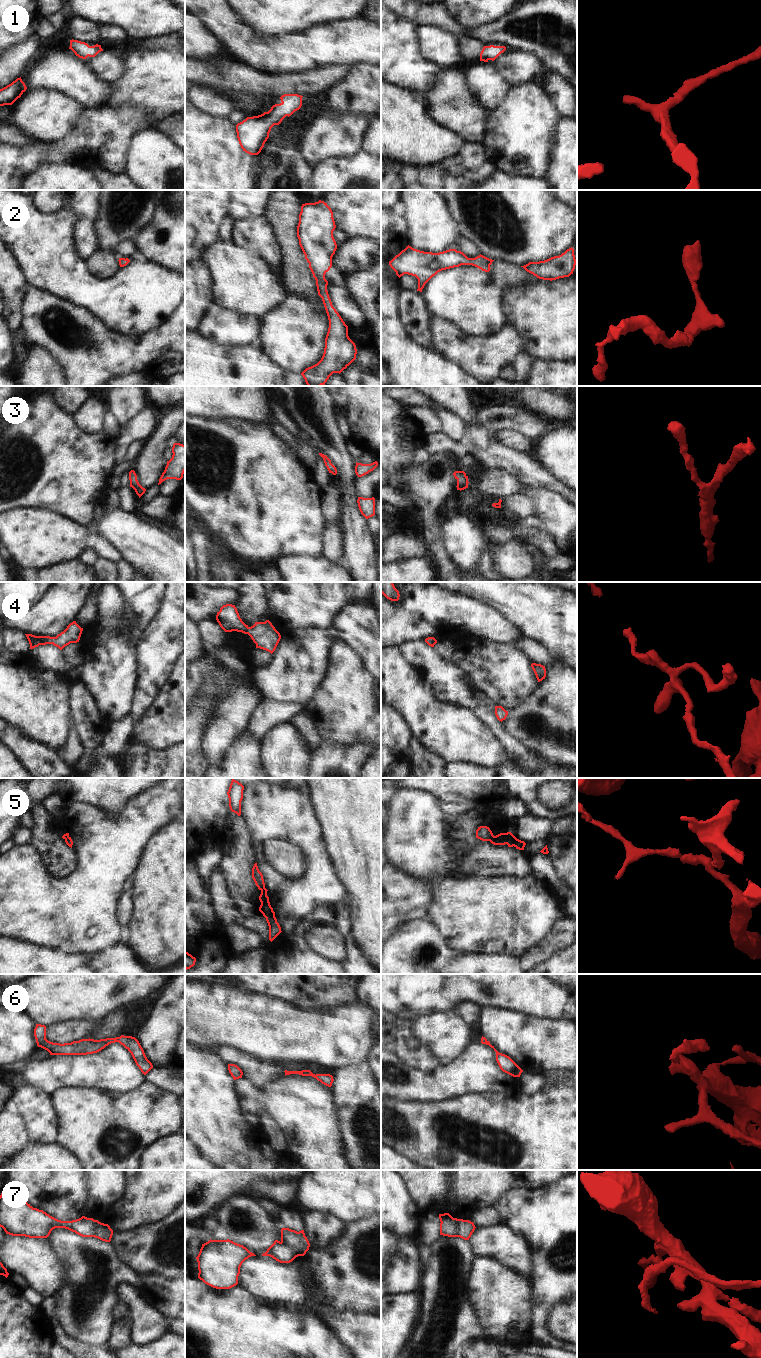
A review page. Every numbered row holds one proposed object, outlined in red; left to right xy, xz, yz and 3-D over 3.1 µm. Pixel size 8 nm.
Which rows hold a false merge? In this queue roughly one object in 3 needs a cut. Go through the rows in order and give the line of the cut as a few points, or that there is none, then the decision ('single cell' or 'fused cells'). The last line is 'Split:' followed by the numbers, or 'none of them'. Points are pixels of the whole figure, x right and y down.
1: no cut; single cell
2: no cut; single cell
3: no cut; single cell
4: no cut; single cell
5: cut in yz along (494, 836), (490, 841); fused cells
6: no cut; single cell
7: cut in xz along (280, 1242), (298, 1255); fused cells
Split: 5, 7

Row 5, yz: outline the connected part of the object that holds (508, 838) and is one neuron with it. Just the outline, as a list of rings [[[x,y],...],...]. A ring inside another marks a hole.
[[[511,832],[500,833],[494,836],[490,842],[494,845],[507,844],[508,847],[514,846],[516,849],[519,849],[519,850],[524,850],[524,847],[526,845],[524,841],[517,839]]]

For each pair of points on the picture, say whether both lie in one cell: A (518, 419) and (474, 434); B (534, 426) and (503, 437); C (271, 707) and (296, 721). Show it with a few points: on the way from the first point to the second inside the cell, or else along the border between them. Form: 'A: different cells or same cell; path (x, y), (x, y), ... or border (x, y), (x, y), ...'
A: different cells; border (476, 410), (476, 419), (493, 433)
B: different cells; border (494, 432), (516, 430), (529, 440)
C: different cells; border (305, 711), (295, 714), (287, 721)

